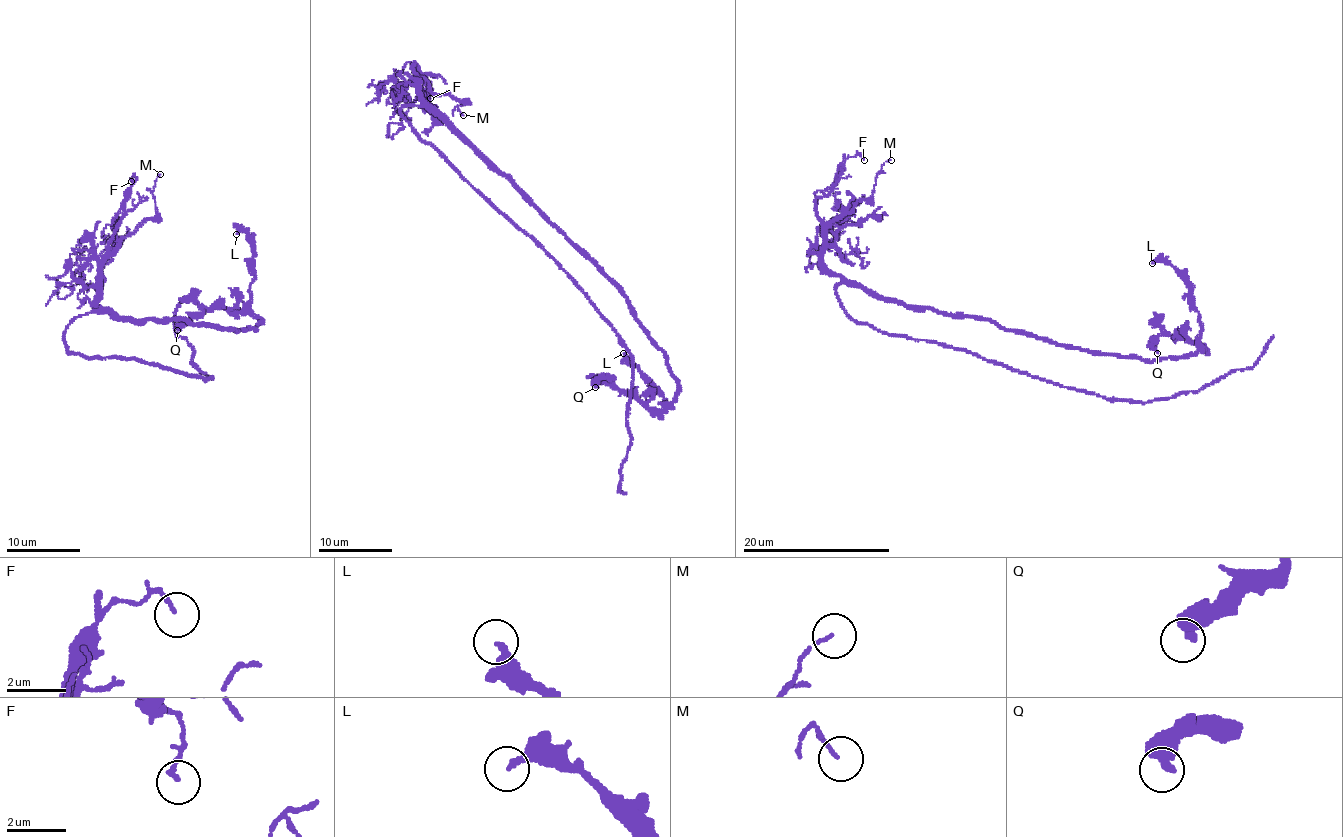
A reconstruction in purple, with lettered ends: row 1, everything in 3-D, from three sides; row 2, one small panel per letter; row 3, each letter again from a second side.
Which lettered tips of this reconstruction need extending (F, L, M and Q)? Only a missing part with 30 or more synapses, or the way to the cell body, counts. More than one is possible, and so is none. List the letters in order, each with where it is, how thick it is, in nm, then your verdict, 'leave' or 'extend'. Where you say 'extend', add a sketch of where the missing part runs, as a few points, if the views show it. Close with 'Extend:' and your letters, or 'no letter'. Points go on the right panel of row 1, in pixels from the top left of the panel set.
F: at (864, 160); 130 nm thick; leave
L: at (1152, 263); 240 nm thick; leave
M: at (891, 160); 90 nm thick; leave
Q: at (1157, 353); 360 nm thick; leave
Extend: no letter

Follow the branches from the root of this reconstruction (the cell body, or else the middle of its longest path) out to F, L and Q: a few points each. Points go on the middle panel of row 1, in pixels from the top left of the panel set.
F: (406, 106), (422, 105), (419, 82), (411, 78), (413, 63), (421, 76), (431, 83), (430, 98)
L: (406, 106), (432, 107), (622, 293), (634, 319), (664, 354), (677, 398), (663, 403), (652, 381), (623, 353)
Q: (406, 106), (432, 107), (622, 293), (664, 354), (677, 396), (661, 409), (646, 409), (613, 379), (595, 387)

